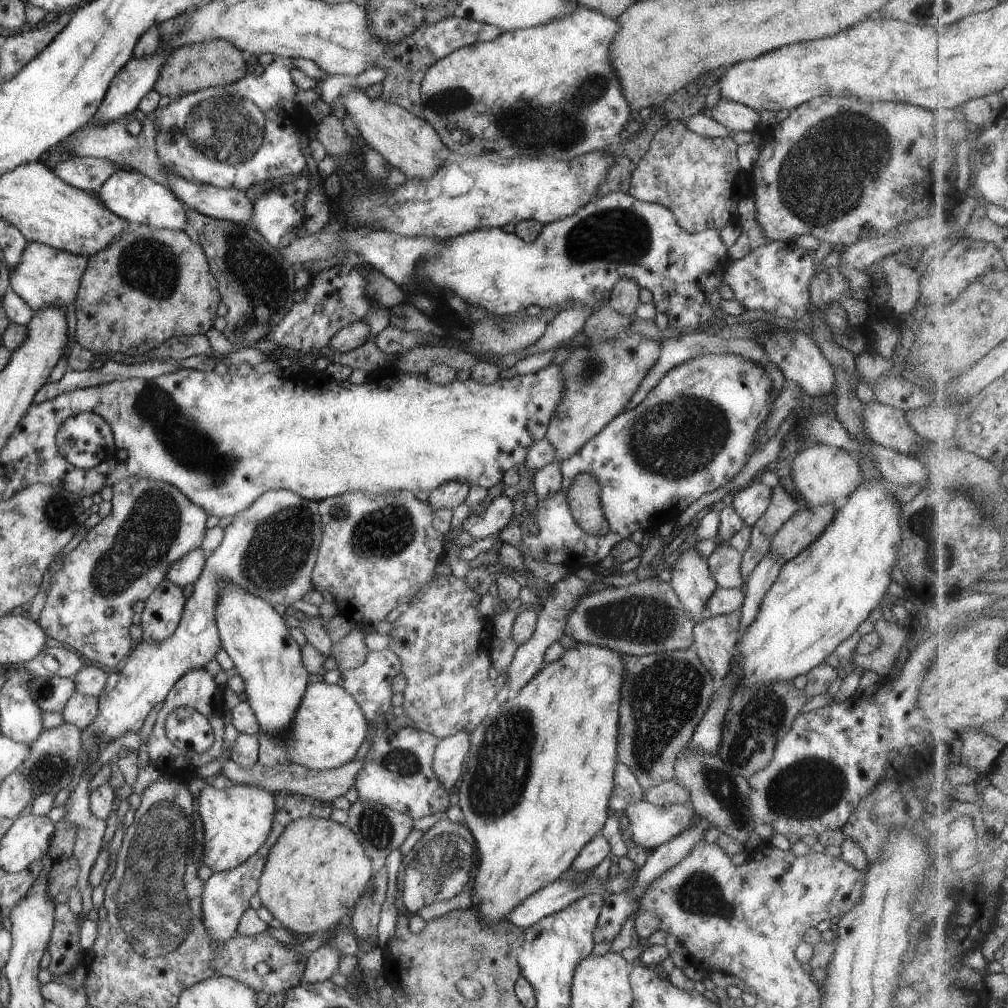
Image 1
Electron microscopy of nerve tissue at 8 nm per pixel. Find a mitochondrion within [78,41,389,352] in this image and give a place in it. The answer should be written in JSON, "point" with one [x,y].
{"point":[224,126]}

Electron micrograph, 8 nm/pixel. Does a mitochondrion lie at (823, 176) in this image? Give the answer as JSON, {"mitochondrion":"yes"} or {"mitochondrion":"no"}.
{"mitochondrion":"yes"}

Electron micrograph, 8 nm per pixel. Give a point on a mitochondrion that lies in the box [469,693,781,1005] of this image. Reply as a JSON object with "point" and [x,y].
{"point":[700,893]}

